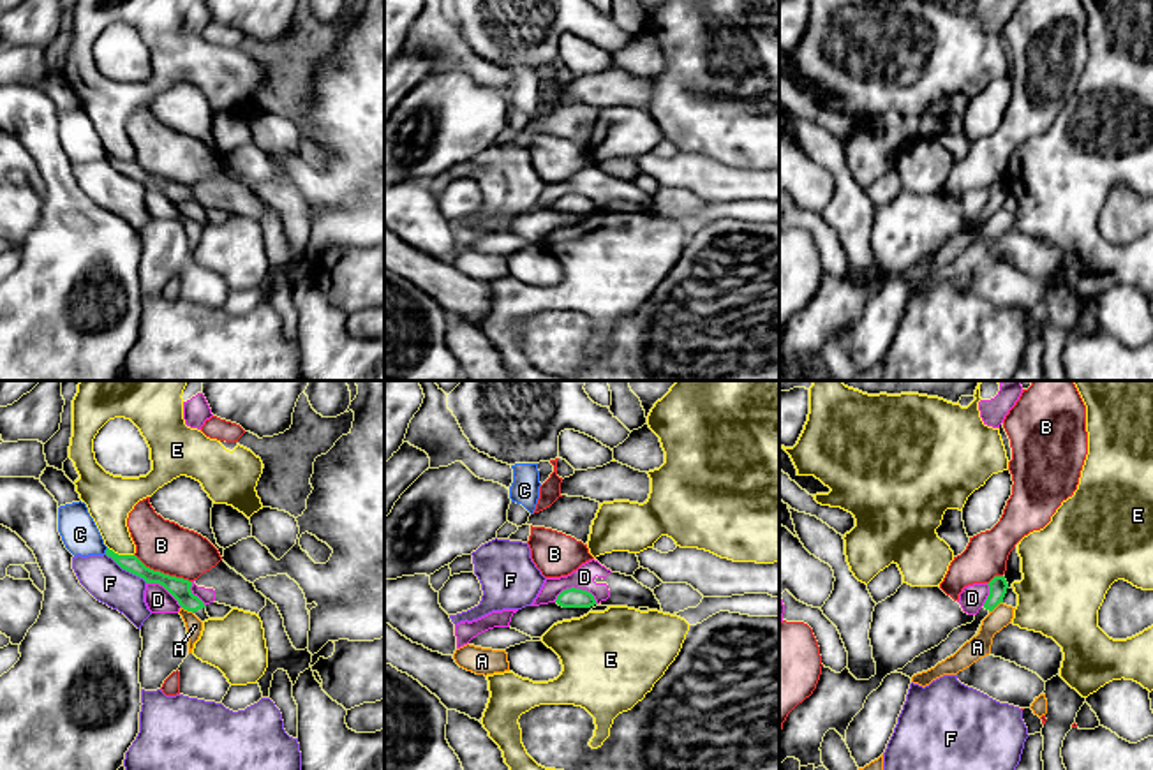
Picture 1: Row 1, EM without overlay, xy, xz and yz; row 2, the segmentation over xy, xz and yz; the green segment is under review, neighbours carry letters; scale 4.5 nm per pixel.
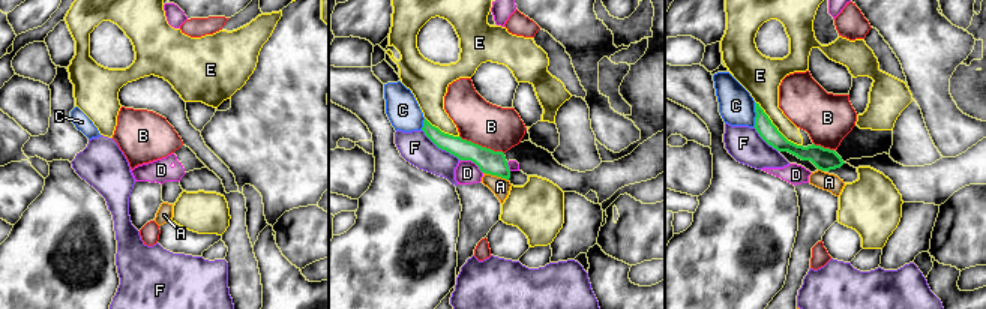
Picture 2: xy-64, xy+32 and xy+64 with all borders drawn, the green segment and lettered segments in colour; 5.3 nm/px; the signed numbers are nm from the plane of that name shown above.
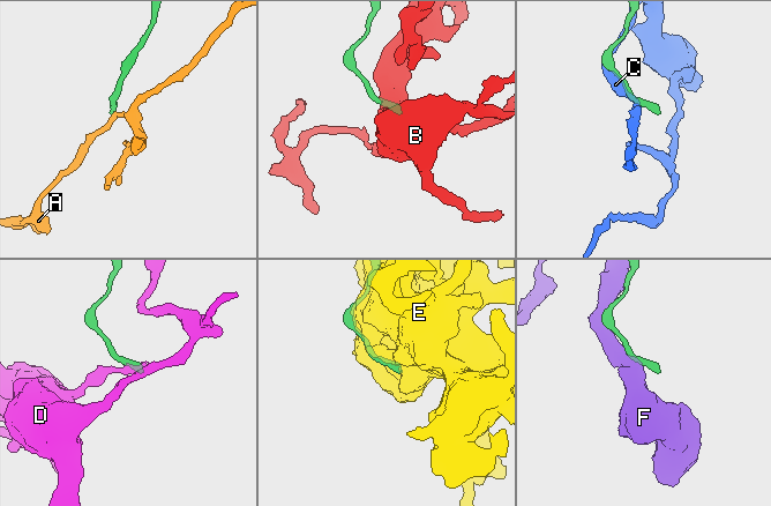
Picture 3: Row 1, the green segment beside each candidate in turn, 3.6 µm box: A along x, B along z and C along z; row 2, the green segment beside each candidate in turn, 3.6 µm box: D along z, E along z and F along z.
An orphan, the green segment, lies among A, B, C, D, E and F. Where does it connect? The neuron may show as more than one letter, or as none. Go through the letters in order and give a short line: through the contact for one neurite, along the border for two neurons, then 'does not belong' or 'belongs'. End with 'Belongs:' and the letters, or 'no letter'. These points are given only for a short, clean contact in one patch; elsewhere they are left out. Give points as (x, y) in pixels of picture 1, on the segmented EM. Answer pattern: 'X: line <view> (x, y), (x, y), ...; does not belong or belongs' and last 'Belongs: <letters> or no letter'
A: line yz (1002, 601), (989, 612); does not belong
B: does not belong
C: does not belong
D: line xz (554, 599), (566, 589), (580, 587), (598, 603); does not belong
E: does not belong
F: line xy (104, 554), (147, 582); does not belong
Belongs: no letter

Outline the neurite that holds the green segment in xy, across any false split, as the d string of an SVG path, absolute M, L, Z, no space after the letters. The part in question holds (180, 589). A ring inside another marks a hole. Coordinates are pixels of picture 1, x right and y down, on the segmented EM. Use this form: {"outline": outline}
{"outline": "M109 548L106 550L106 555L111 557L122 569L143 578L146 583L162 585L183 610L192 611L201 622L210 618L205 603L190 590L192 581L153 571L136 555L118 555Z"}

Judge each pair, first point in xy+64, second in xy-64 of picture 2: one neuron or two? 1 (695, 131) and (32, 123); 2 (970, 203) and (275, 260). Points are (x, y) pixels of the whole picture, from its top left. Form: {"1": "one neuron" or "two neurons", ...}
{"1": "two neurons", "2": "two neurons"}

